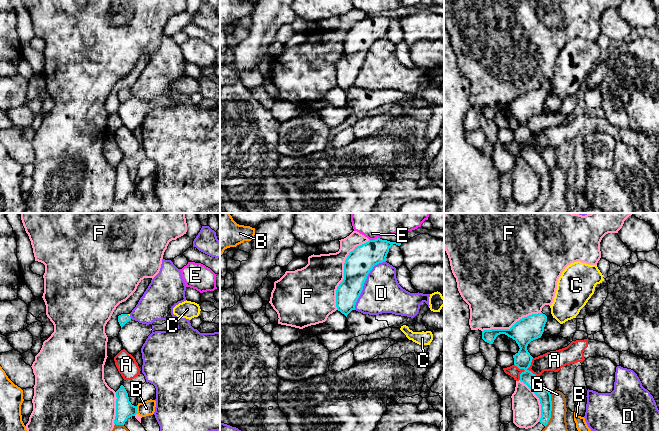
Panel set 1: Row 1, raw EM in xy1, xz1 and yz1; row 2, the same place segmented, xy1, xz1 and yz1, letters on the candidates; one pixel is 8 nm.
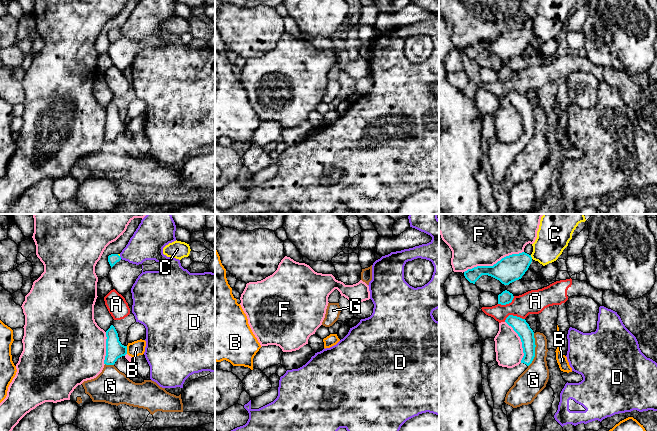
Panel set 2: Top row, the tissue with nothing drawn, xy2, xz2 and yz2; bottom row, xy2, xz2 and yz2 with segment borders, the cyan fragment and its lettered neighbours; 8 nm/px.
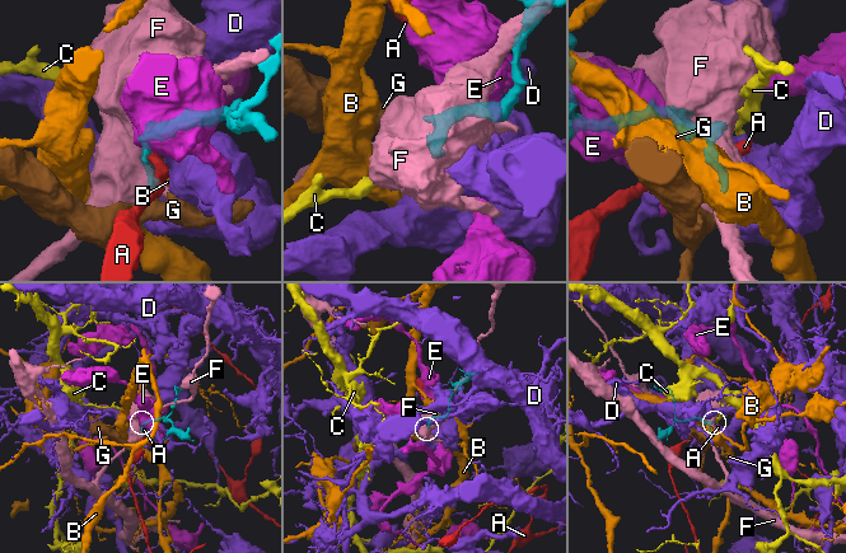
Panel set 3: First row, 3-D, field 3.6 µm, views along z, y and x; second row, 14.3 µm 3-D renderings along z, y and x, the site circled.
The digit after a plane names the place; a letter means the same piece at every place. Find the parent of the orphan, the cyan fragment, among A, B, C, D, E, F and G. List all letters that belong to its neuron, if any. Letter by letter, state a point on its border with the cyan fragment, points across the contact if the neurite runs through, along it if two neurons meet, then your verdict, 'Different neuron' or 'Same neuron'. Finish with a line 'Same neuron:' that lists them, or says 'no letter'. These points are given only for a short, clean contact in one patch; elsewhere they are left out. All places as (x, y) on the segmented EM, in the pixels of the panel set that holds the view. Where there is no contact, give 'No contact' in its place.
A: Touches cyan at yz1 (526, 369). Boundary: yz1 (514, 364), (519, 368), (530, 370), (538, 377). Different neuron
B: Touches cyan at xy1 (136, 410). Boundary: xy1 (136, 406), (137, 413). Different neuron
C: Touches cyan at yz2 (531, 257). Path across: yz2 (510, 268), (531, 257), (553, 235). Same neuron
D: Touches cyan at xz1 (364, 282). Different neuron
E: Touches cyan at xz1 (375, 239). Different neuron
F: Touches cyan at xz1 (344, 271). Different neuron
G: Touches cyan at yz2 (534, 350). Boundary: yz2 (534, 333), (535, 356), (528, 366). Different neuron
Same neuron: C

